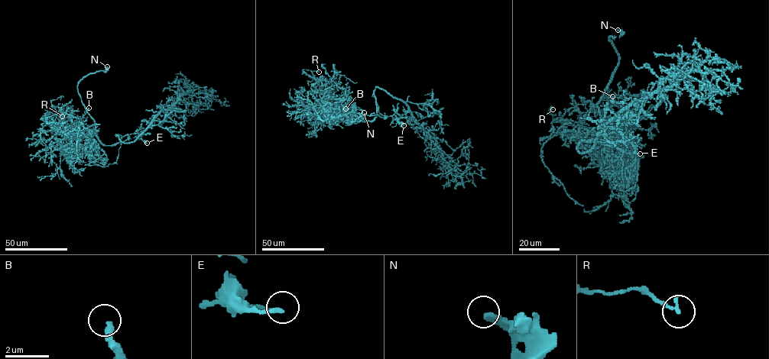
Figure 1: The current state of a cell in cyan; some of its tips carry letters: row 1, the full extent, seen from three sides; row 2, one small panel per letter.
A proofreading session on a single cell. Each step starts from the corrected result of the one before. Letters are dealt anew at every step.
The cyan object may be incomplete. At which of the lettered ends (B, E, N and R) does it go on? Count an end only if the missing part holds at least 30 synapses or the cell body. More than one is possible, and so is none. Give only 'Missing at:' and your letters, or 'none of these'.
Missing at: N

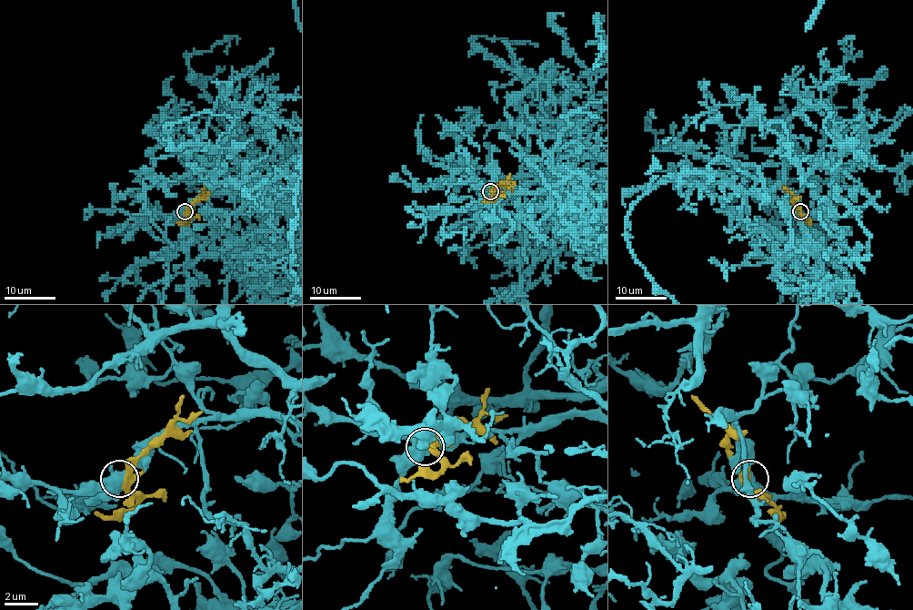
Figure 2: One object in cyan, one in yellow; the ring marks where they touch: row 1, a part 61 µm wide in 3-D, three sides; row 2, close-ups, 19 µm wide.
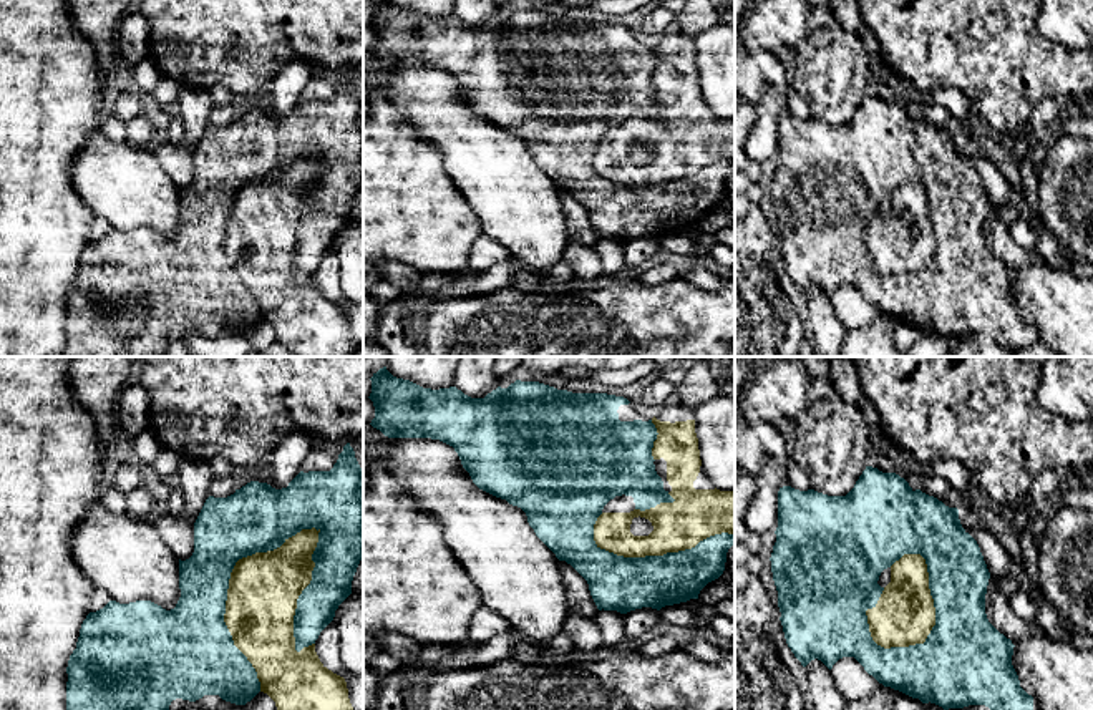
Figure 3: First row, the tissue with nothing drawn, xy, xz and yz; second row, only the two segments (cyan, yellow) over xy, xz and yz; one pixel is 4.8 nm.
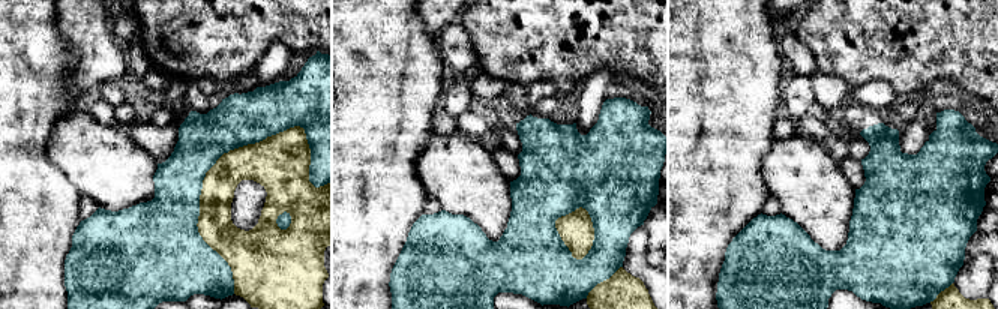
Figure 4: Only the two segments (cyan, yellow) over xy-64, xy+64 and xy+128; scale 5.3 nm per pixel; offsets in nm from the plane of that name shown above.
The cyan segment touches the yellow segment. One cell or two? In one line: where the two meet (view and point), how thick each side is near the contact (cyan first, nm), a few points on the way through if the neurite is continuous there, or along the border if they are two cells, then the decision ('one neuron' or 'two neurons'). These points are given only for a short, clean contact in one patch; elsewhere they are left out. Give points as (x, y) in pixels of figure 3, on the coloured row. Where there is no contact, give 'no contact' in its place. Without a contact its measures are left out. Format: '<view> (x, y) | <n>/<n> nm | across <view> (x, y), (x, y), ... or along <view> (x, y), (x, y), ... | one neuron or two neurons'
xy (228, 586) | 280/340 nm | two neurons

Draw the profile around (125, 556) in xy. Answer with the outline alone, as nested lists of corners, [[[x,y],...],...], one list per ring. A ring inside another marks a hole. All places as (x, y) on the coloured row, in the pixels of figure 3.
[[[96,501],[68,542],[73,561],[111,601],[151,601],[166,610],[176,607],[179,559],[151,519],[114,514]]]

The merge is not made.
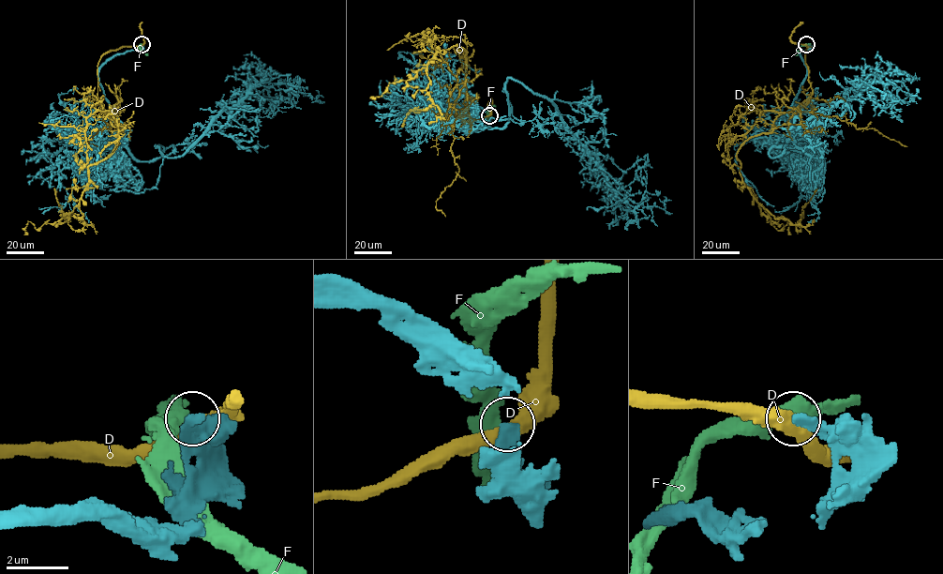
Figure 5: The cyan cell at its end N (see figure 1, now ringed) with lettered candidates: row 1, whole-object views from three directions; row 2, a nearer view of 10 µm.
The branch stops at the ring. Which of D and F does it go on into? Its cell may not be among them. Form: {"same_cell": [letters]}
{"same_cell": []}

